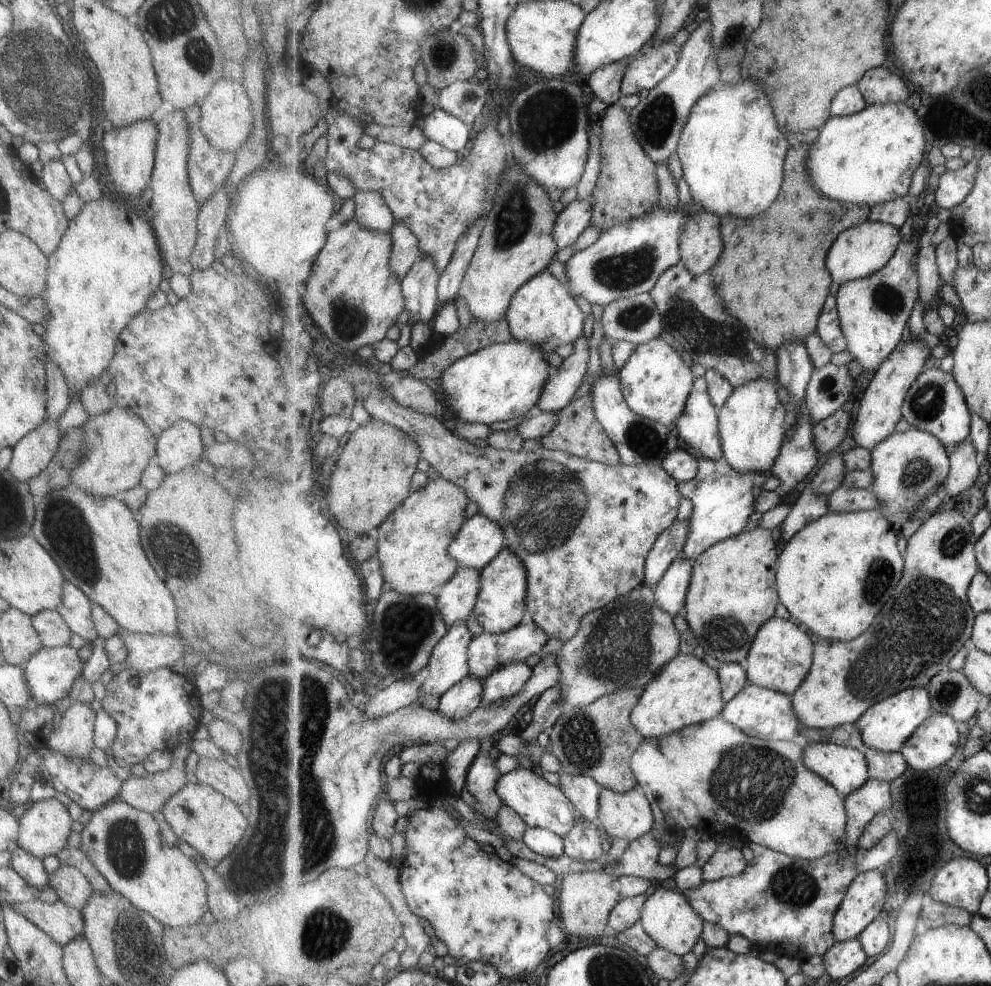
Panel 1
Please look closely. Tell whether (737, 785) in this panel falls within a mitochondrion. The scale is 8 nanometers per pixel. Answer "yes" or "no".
yes

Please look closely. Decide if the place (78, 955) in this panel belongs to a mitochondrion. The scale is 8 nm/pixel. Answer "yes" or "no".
no

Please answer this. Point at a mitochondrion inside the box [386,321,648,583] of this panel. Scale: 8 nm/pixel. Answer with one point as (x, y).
(544, 505)

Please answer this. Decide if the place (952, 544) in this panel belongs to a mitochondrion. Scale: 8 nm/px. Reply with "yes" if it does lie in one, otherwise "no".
yes

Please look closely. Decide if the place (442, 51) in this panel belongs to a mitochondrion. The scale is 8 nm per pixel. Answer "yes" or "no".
yes

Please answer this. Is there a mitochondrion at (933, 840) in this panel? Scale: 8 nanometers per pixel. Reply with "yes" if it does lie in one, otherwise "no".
no

